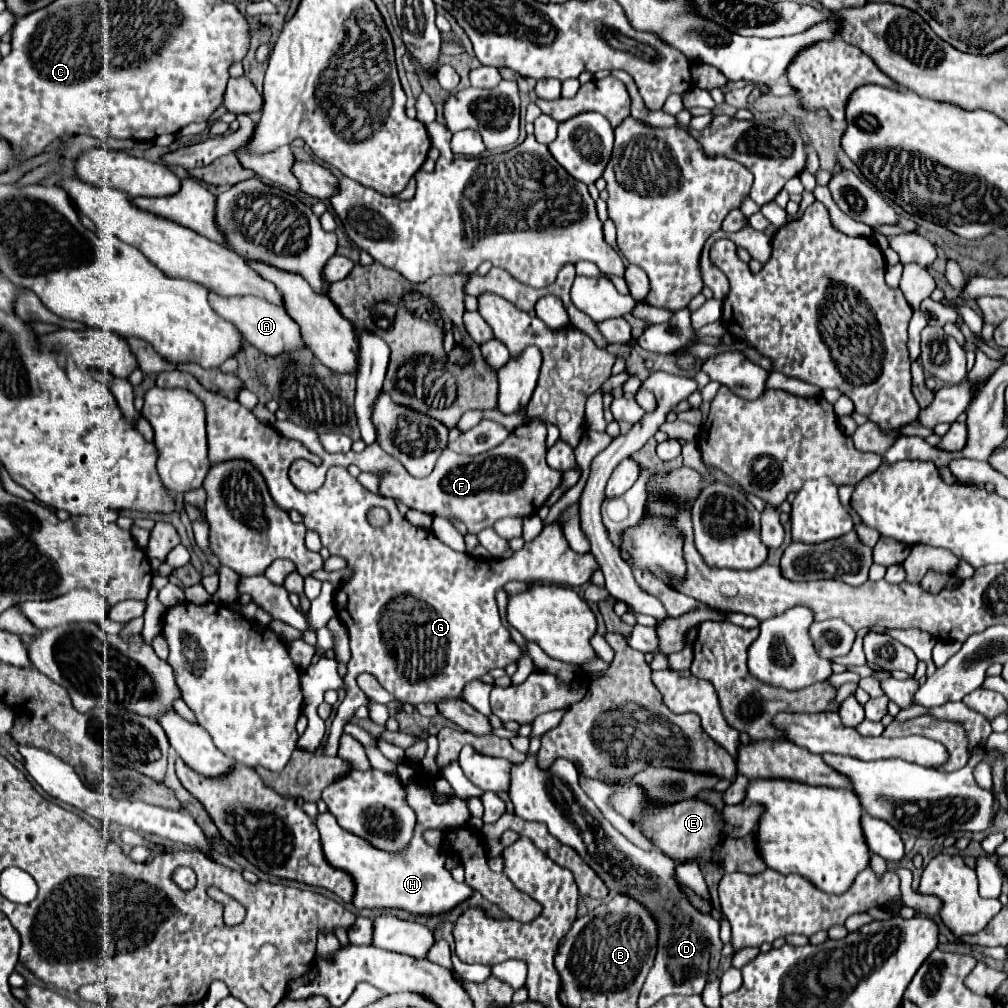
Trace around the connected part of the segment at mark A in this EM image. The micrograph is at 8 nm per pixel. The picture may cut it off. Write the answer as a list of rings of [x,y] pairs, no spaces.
[[[214,291],[208,293],[208,301],[220,317],[230,321],[246,341],[250,341],[254,347],[258,347],[266,355],[280,355],[286,351],[296,351],[298,347],[304,345],[298,325],[288,317],[284,307],[280,307],[280,305],[268,303],[266,299],[258,299],[252,295],[222,297],[222,295],[214,295]]]

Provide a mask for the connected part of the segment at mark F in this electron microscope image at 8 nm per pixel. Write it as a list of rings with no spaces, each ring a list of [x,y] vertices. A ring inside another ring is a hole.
[[[276,421],[276,431],[280,431],[280,435],[284,435],[286,439],[296,439],[304,443],[312,453],[316,453],[324,461],[326,467],[356,465],[360,467],[360,471],[366,473],[384,473],[380,477],[380,493],[384,497],[396,497],[410,509],[428,515],[444,519],[454,515],[466,523],[468,533],[480,533],[482,529],[492,527],[498,519],[504,517],[528,517],[538,513],[548,495],[562,481],[562,473],[554,471],[546,463],[546,425],[540,421],[530,421],[526,425],[516,427],[504,443],[474,457],[456,455],[454,451],[444,449],[434,471],[424,479],[412,477],[406,471],[406,467],[398,459],[392,459],[386,451],[382,451],[378,443],[368,445],[362,453],[350,451],[346,455],[332,455],[324,451],[318,433],[308,427],[294,425],[292,421]]]

